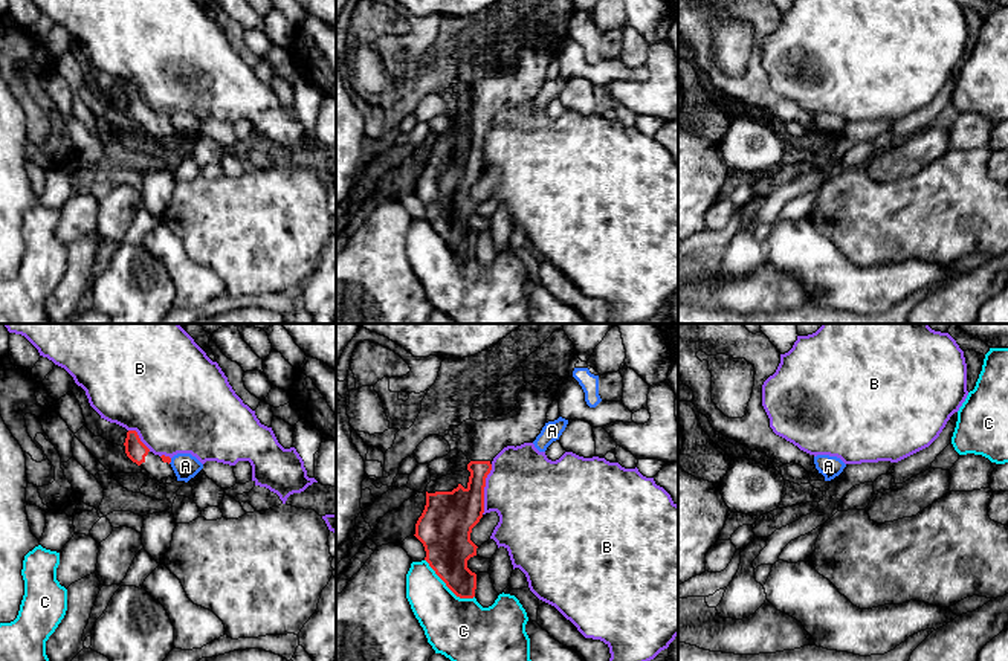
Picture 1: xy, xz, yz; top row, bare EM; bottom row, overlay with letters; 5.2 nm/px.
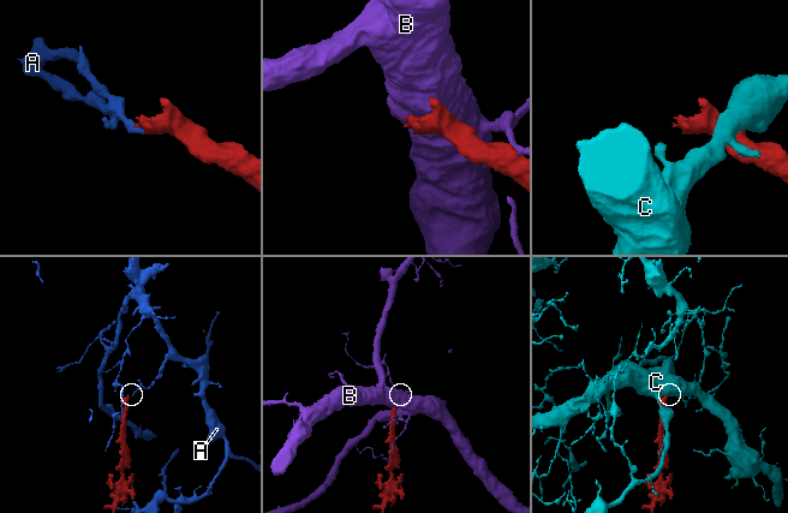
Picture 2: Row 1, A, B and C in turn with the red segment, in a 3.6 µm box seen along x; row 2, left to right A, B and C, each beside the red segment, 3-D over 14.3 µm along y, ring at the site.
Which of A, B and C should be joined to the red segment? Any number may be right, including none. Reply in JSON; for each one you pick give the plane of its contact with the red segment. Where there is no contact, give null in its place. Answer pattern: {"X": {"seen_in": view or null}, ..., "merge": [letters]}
{"merge": []}

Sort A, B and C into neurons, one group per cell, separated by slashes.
A / B / C

